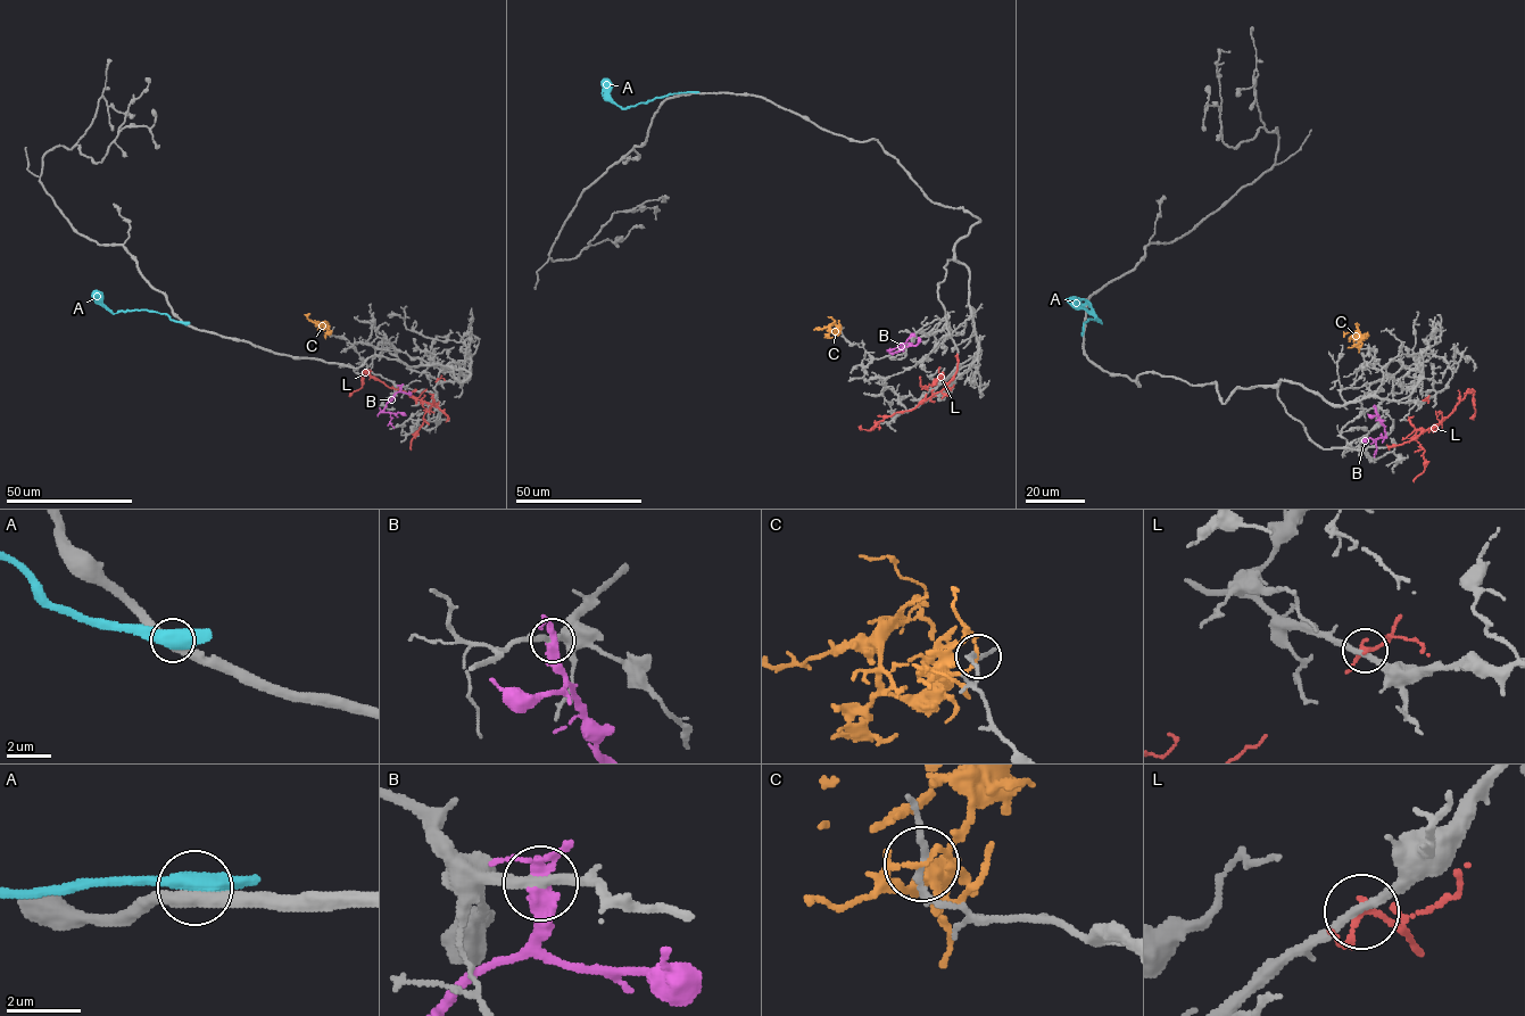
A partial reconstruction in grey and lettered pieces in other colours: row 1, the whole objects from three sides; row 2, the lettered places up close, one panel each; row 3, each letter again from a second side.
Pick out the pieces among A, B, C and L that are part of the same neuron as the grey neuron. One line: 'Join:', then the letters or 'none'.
Join: L

